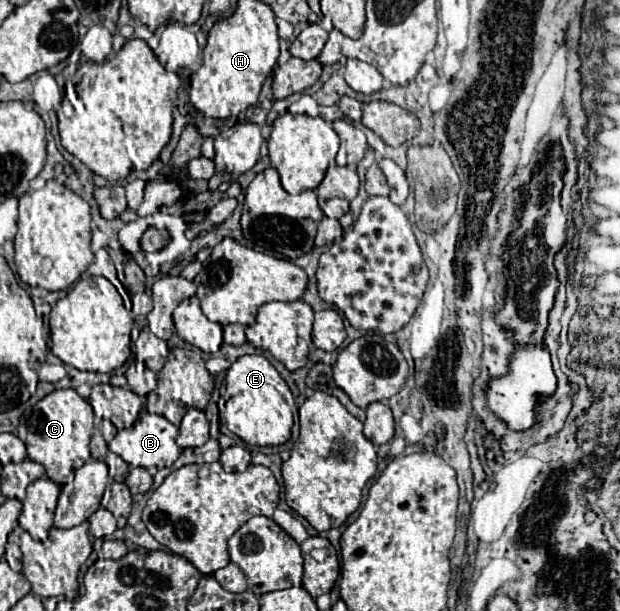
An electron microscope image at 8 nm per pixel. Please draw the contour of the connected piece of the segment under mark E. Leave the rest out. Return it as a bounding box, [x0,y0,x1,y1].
[217,354,297,446]

